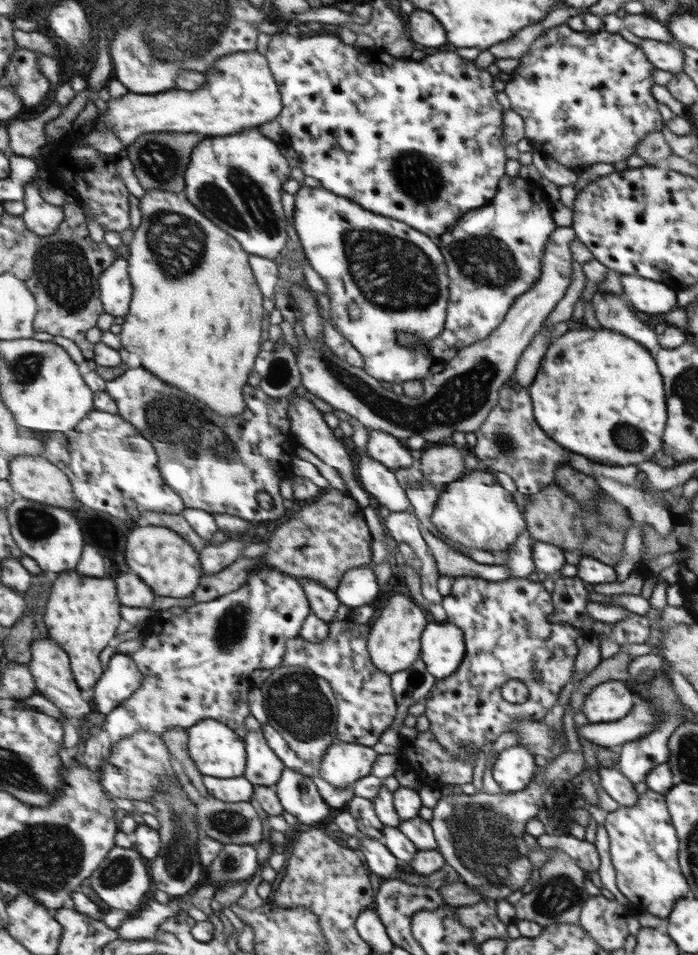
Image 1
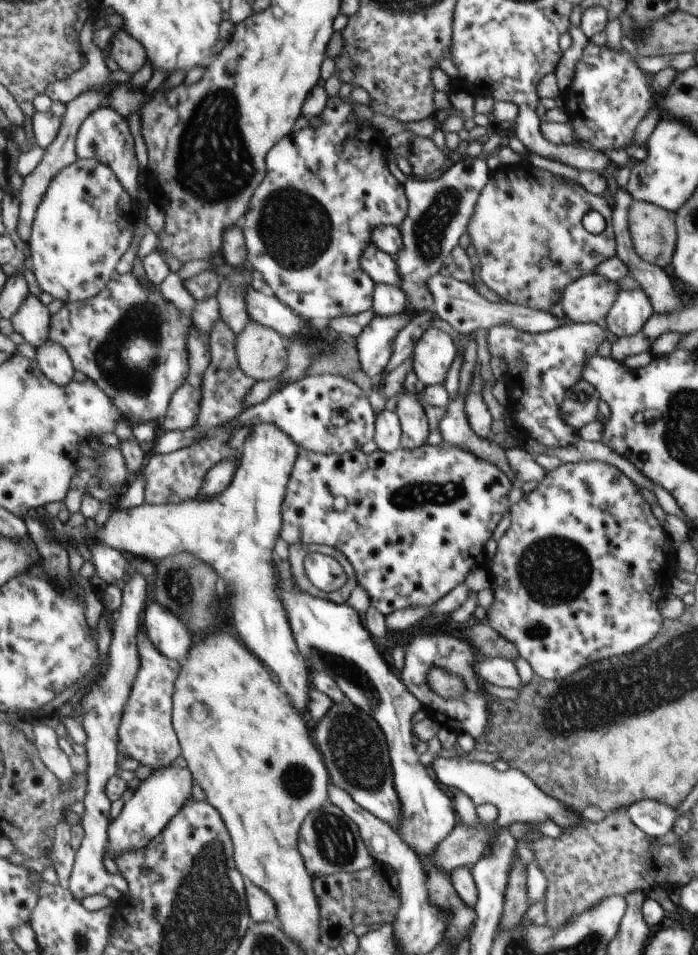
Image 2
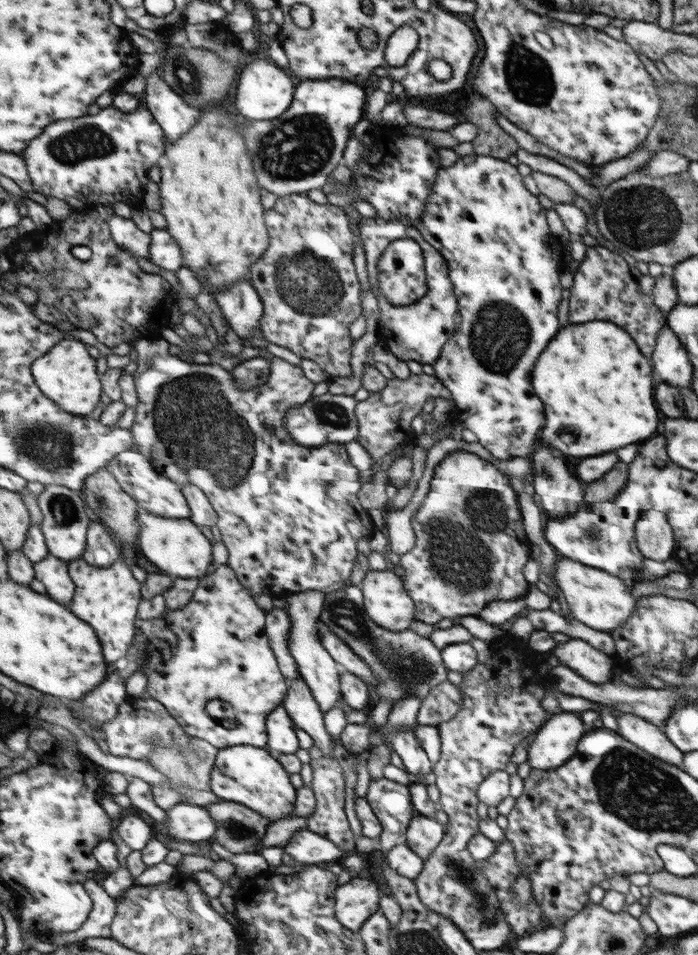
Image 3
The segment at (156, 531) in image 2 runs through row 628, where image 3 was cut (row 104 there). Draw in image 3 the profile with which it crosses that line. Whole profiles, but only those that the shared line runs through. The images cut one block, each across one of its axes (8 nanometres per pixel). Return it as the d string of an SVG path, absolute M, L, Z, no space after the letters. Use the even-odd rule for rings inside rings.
M265 55L261 58L253 58L248 60L251 64L245 64L243 74L239 78L239 86L237 86L237 110L251 118L251 120L275 120L282 114L290 110L294 103L294 94L296 91L295 82L289 76L289 72L275 65Z

